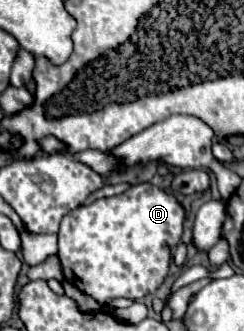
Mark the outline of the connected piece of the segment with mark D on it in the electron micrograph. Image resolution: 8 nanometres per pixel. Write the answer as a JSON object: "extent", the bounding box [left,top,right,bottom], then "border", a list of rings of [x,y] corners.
{"extent":[59,183,185,303],"border":[[[137,183],[131,185],[125,193],[115,197],[99,199],[91,205],[81,205],[67,213],[61,221],[59,229],[59,261],[65,273],[65,279],[73,283],[83,293],[91,295],[99,303],[127,297],[127,299],[141,299],[163,283],[169,273],[171,263],[171,249],[177,247],[183,235],[183,221],[185,209],[175,199],[173,193],[163,191],[151,183]]]}

